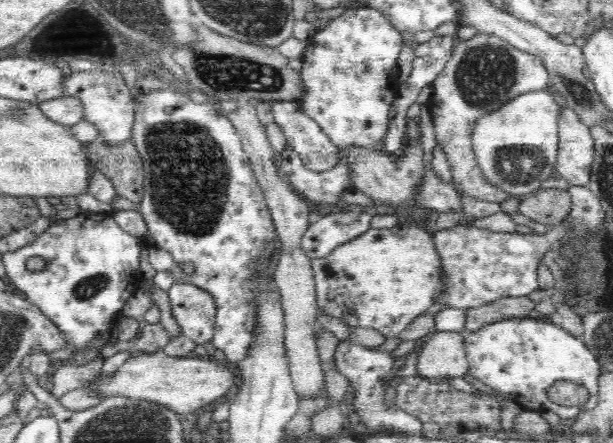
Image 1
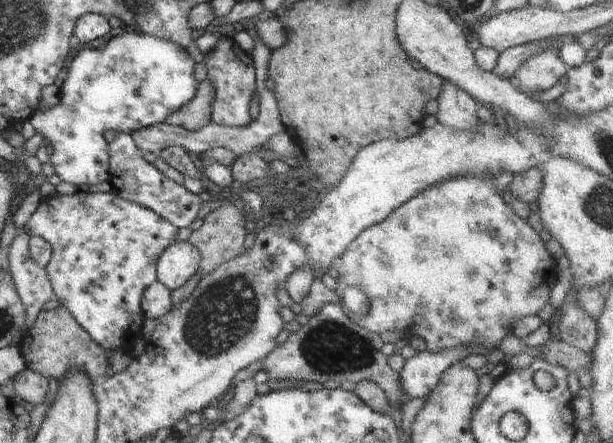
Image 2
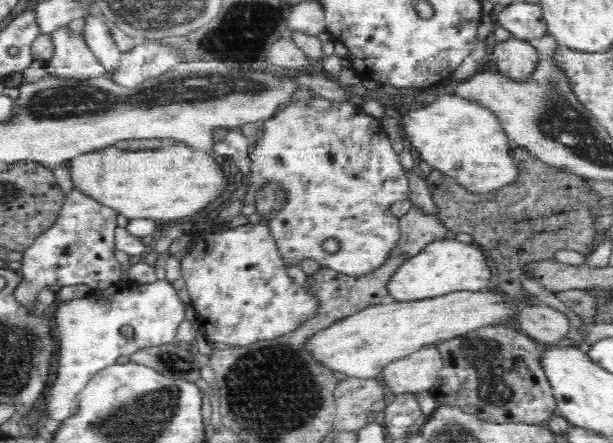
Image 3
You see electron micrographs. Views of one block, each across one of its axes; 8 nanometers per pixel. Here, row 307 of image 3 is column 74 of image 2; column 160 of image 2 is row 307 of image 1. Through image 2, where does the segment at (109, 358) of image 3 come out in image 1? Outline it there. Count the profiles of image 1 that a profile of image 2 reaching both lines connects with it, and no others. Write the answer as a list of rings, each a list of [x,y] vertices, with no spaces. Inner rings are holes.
[[[80,212],[75,217],[52,223],[34,241],[1,254],[6,268],[5,279],[16,286],[15,291],[28,297],[46,317],[62,330],[66,336],[66,348],[82,350],[88,342],[100,338],[106,330],[117,326],[120,311],[126,301],[139,290],[143,274],[139,270],[139,255],[143,243],[141,239],[127,233],[119,225],[112,222],[109,214],[99,215],[91,212]],[[32,256],[40,256],[46,263],[46,268],[40,272],[32,272],[26,268],[26,262]]]

